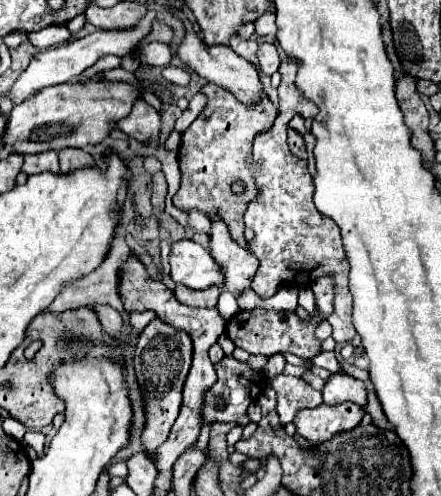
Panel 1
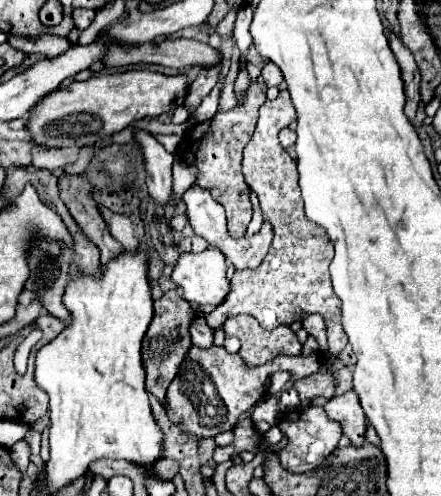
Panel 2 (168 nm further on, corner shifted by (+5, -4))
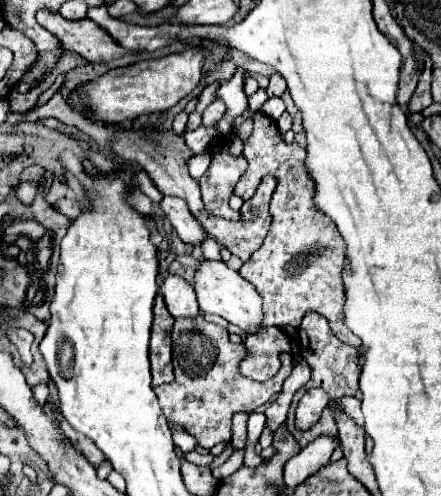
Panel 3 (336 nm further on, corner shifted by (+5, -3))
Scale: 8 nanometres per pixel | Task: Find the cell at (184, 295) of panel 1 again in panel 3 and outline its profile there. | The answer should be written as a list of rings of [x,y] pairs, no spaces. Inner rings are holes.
[[[163,295],[155,297],[155,321],[151,327],[151,345],[149,345],[149,359],[151,359],[151,375],[153,387],[173,381],[173,363],[171,363],[171,331],[173,331],[173,315],[167,311]]]

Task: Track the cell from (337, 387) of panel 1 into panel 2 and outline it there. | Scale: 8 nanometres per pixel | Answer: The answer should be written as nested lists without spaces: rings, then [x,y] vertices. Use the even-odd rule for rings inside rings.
[[[355,390],[345,392],[343,396],[333,396],[325,404],[325,412],[331,420],[341,424],[343,434],[351,440],[353,446],[361,446],[365,442],[367,420],[365,420],[365,414],[363,414],[363,408],[357,400]]]

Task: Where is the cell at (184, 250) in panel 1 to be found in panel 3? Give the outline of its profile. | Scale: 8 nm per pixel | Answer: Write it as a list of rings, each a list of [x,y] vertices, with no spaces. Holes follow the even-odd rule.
[[[203,259],[199,263],[199,267],[195,269],[193,289],[197,293],[197,301],[199,301],[201,311],[225,317],[229,323],[239,325],[243,333],[257,331],[261,327],[261,321],[263,321],[263,315],[261,315],[261,297],[257,295],[255,287],[247,279],[243,279],[237,271],[229,269],[225,265],[225,261]]]

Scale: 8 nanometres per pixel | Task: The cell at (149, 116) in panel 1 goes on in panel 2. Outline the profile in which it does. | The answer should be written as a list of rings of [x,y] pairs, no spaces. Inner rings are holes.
[[[139,130],[135,134],[135,140],[141,144],[145,154],[145,168],[147,168],[147,188],[149,196],[165,206],[169,202],[175,202],[173,198],[173,178],[171,178],[171,166],[175,156],[169,154],[149,132]]]

